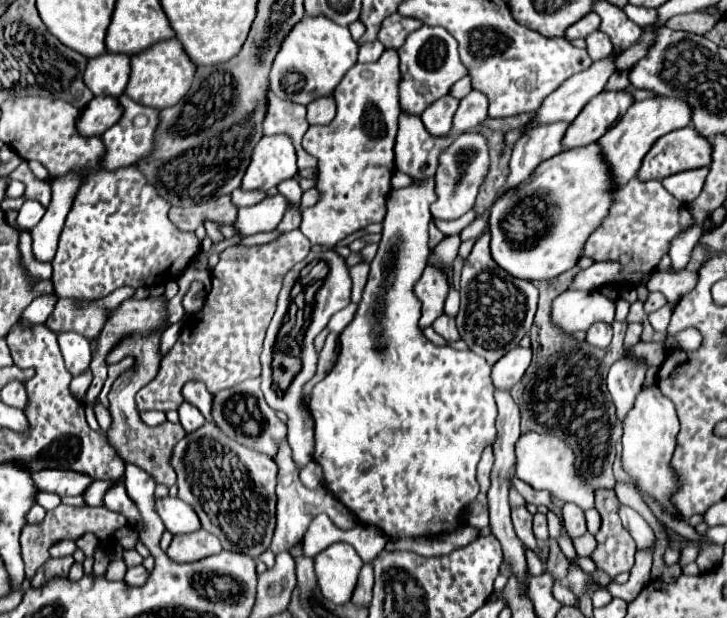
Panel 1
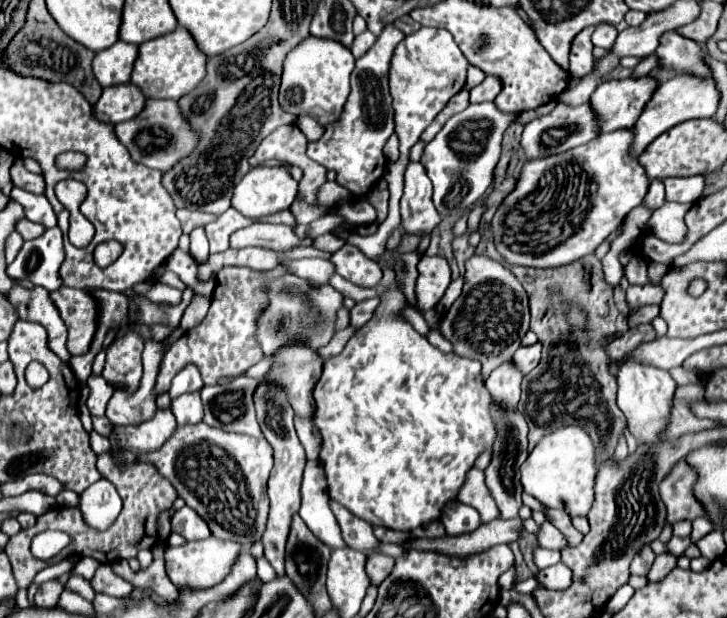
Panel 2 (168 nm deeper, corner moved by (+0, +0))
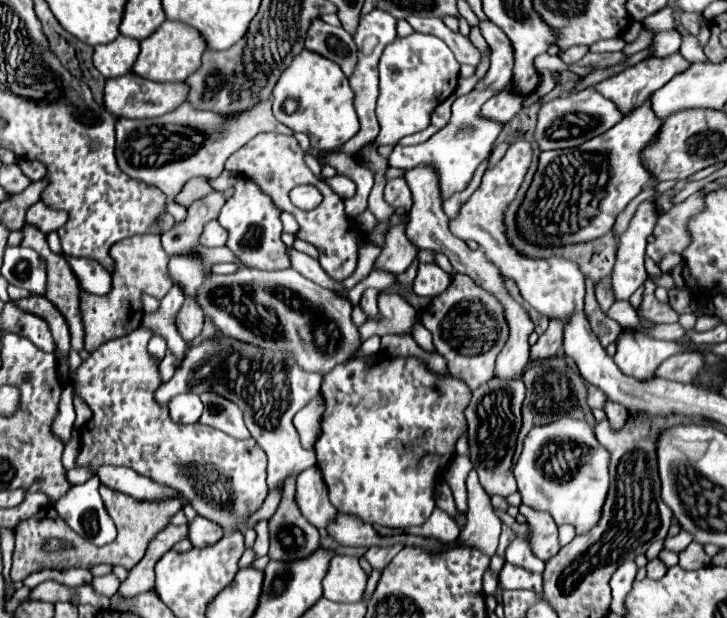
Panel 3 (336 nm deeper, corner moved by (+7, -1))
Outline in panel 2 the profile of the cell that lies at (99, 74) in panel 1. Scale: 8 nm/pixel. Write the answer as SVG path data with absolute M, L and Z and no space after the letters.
M117 41L109 49L103 49L93 59L93 73L103 87L127 83L137 59L137 45Z

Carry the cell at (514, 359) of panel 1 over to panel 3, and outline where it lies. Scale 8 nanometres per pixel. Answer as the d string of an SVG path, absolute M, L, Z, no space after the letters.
M550 320L548 330L538 338L534 346L530 346L530 360L544 360L554 356L562 346L562 326L558 320Z

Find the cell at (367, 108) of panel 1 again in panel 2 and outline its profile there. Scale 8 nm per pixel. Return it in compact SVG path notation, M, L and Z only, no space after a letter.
M393 23L383 27L375 45L355 63L351 73L351 95L345 103L341 119L329 125L323 137L315 143L309 143L307 147L307 155L313 161L337 171L337 183L347 187L353 197L363 197L373 187L373 183L385 175L387 169L383 145L393 135L393 107L387 75L393 51L403 37L405 35L393 27Z

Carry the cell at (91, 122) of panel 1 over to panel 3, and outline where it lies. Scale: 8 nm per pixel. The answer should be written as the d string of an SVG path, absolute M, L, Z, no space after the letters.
M128 72L120 78L106 80L104 106L116 118L154 118L154 116L162 116L162 114L170 112L172 108L180 106L182 102L186 102L186 94L188 94L186 84L152 84L144 78Z

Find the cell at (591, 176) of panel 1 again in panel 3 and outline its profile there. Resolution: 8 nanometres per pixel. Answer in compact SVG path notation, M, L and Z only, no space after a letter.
M646 102L628 114L628 118L624 116L614 128L578 148L540 152L538 170L516 212L518 234L536 246L580 244L608 234L616 216L652 178L640 162L640 152L656 136L660 124L650 102Z

